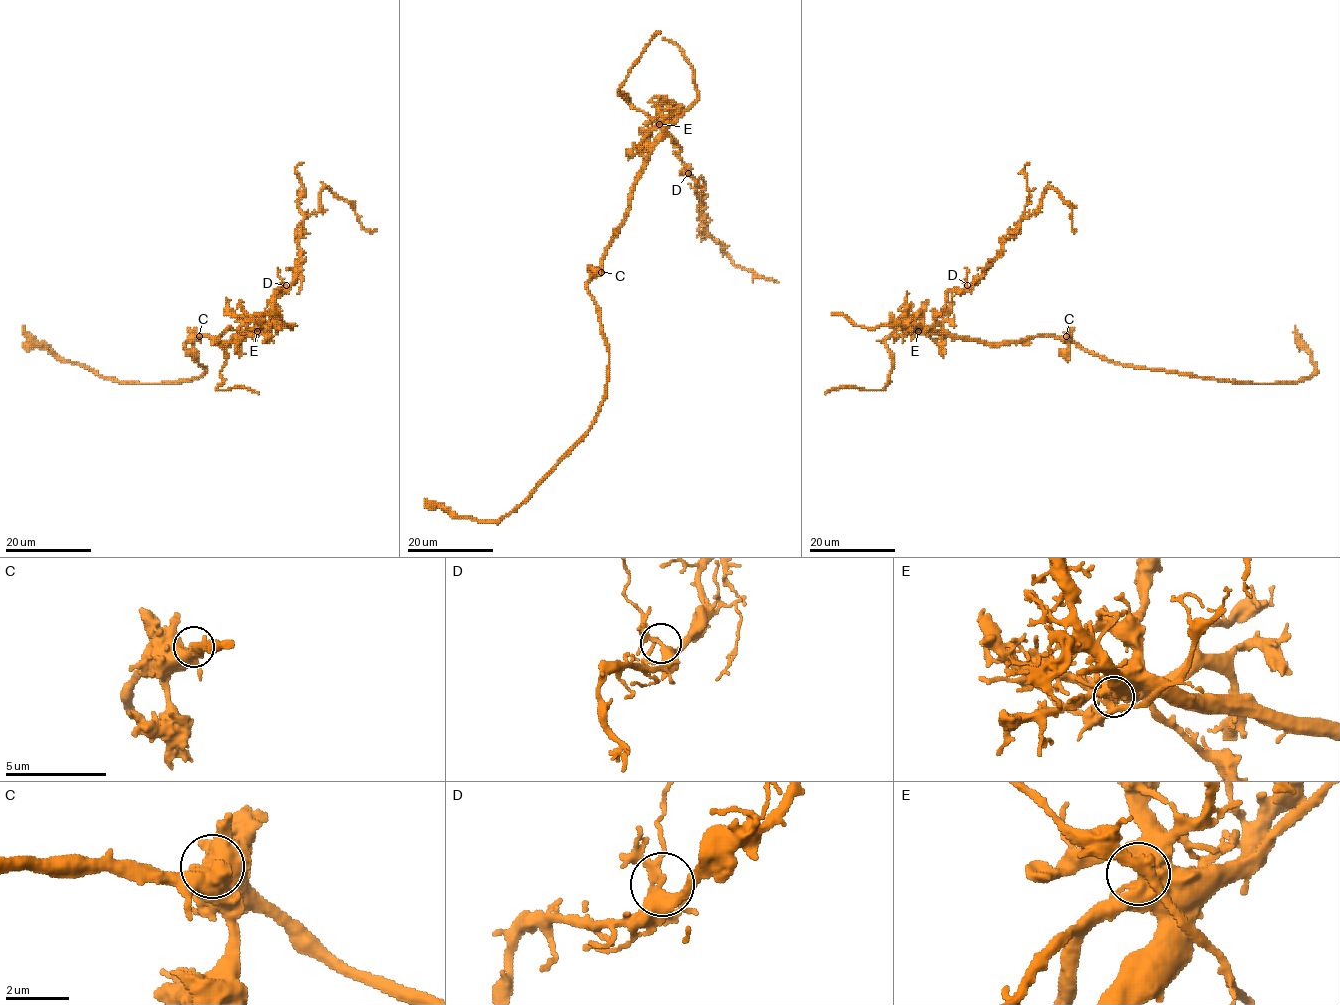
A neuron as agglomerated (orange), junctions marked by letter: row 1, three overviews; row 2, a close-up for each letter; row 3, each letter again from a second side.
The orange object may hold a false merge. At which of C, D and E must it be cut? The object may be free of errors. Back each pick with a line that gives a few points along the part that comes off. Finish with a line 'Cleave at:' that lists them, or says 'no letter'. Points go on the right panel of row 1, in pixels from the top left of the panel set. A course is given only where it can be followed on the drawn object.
E: course (918, 331), (930, 328), (947, 294), (966, 290), (980, 276), (1037, 209), (1049, 187), (1071, 208), (1076, 230)
Cleave at: E

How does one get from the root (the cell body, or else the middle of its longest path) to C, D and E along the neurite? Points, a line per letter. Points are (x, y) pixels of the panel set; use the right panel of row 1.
C: (1037, 336), (1066, 336)
D: (1037, 336), (987, 343), (938, 335), (928, 329), (945, 306), (947, 294), (962, 291), (967, 285)
E: (1037, 336), (987, 343), (932, 334), (926, 329), (918, 331)

